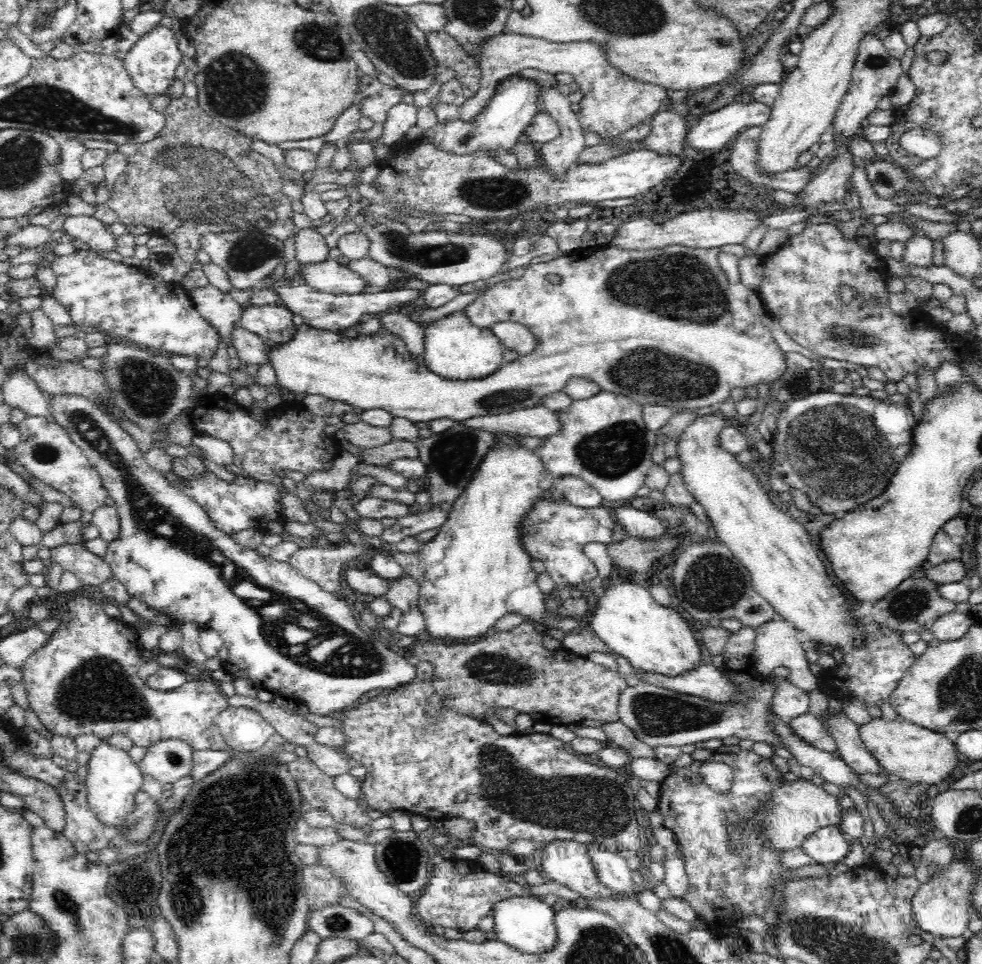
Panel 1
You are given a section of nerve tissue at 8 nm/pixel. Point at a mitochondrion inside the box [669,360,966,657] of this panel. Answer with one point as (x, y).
(841, 451)

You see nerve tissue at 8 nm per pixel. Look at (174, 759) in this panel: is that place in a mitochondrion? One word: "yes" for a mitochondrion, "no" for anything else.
yes

